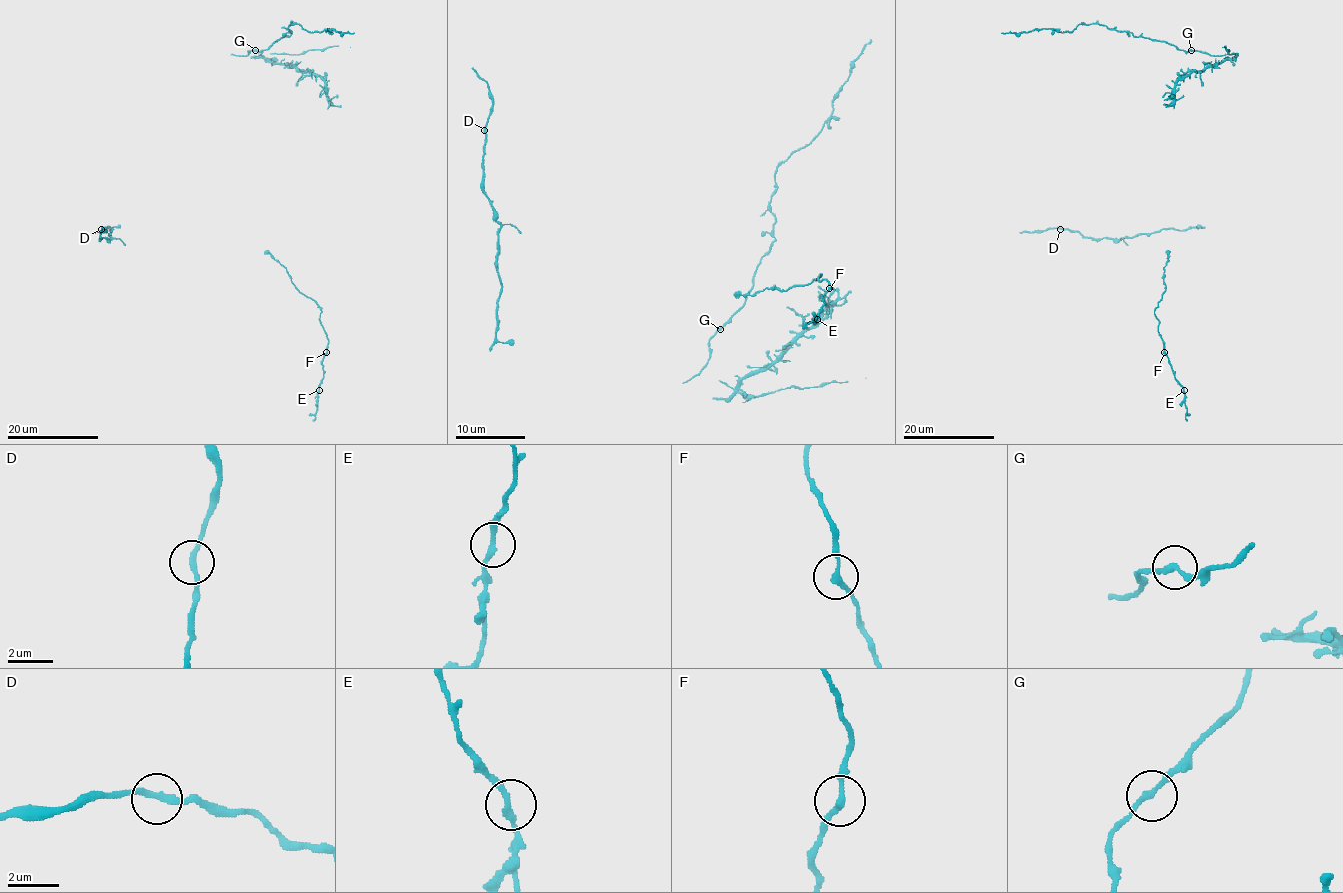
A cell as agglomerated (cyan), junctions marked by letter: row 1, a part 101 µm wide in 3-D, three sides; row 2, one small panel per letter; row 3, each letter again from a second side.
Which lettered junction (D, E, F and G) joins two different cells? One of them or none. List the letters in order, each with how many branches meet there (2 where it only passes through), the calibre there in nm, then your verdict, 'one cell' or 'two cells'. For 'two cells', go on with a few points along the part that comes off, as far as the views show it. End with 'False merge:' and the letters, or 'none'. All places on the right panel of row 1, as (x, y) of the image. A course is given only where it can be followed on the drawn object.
D: 2 | 240 nm | one cell
E: 2 | 240 nm | one cell
F: 2 | 240 nm | one cell
G: 2 | 220 nm | one cell
False merge: none

